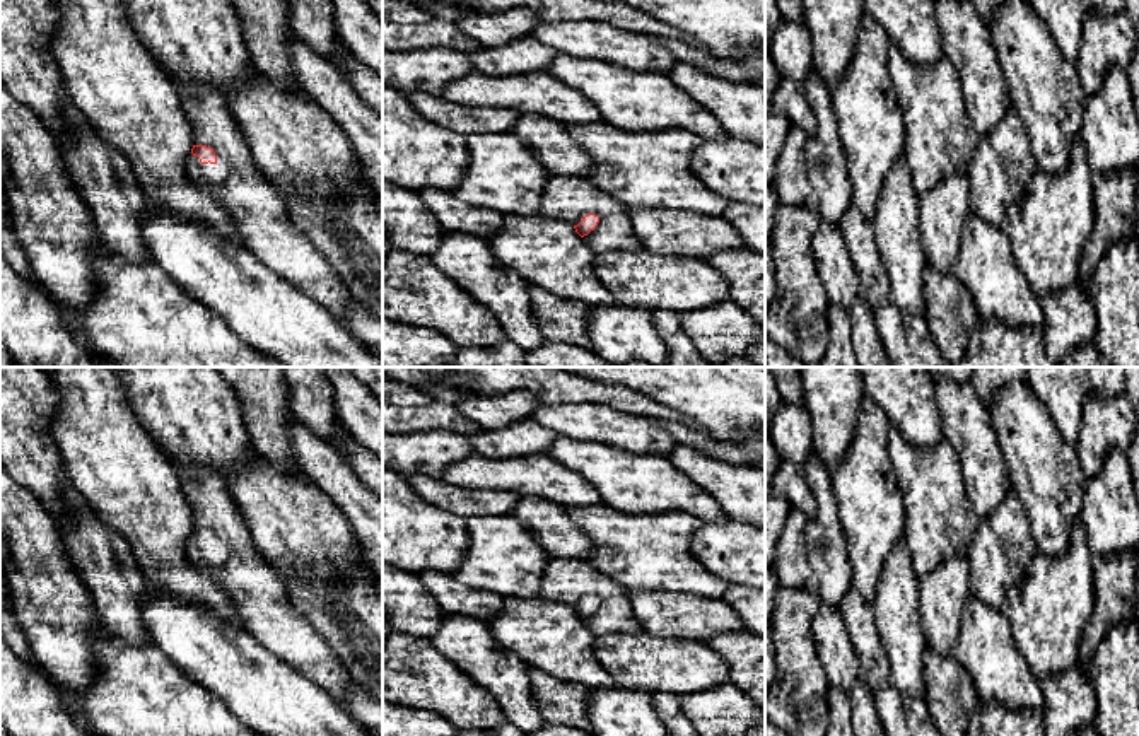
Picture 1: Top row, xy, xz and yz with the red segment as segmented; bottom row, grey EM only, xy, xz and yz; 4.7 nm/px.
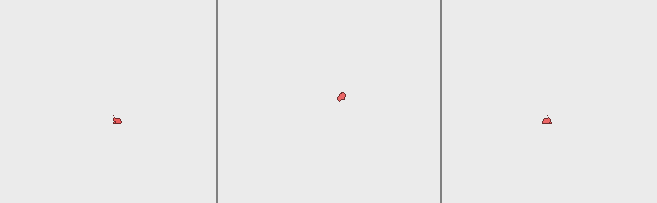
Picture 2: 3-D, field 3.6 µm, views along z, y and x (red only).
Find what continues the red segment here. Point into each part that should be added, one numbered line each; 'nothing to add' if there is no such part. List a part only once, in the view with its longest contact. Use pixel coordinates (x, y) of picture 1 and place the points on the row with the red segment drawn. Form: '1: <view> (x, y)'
1: xy (260, 217)

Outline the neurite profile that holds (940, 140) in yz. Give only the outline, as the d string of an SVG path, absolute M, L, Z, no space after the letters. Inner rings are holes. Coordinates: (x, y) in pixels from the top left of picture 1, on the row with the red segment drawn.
M890 43L888 70L903 116L905 164L917 193L949 176L967 176L980 137L967 116L960 77L948 56L920 67Z

